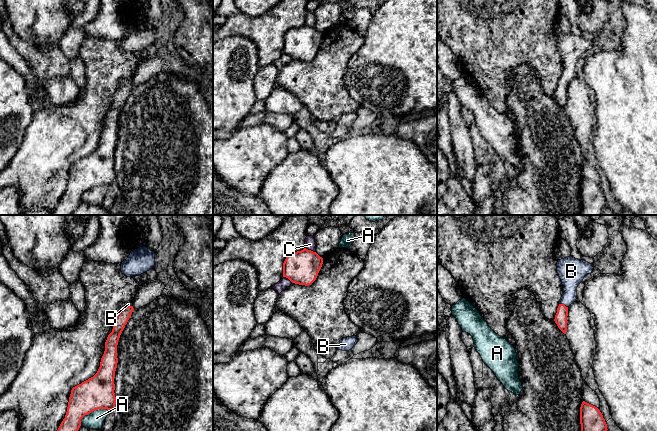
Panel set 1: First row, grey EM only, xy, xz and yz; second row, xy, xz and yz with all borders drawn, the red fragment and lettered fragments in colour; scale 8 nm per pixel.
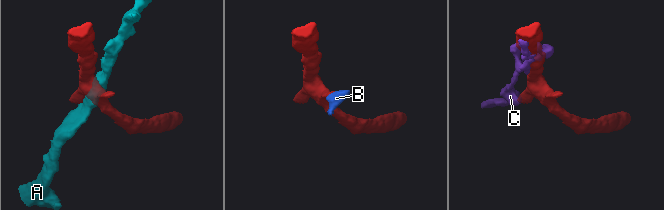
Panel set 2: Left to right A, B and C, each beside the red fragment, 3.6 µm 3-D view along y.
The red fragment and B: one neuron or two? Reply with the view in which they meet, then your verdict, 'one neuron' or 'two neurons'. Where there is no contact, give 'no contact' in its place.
meets red in yz; one neuron

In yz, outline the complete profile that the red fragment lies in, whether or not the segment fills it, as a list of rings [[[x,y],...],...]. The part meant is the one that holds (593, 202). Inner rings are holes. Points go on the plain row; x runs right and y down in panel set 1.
[[[583,177],[580,183],[581,215],[602,215],[607,200],[600,186]]]

